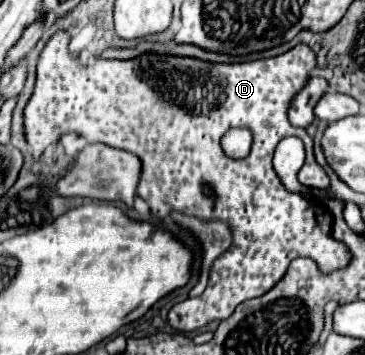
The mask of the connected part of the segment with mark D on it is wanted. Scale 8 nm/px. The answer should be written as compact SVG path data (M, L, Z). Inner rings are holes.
M57 31L47 47L43 49L41 57L39 57L39 63L37 63L37 83L35 83L35 89L33 89L33 95L25 107L25 133L27 133L27 143L29 143L29 151L33 153L33 157L37 159L51 143L59 141L61 135L69 133L69 131L75 131L83 137L87 137L89 143L105 143L105 145L111 145L111 147L117 147L117 149L125 149L129 153L135 153L139 159L143 159L143 173L141 173L141 181L139 181L139 187L137 187L137 193L139 197L143 197L149 207L151 207L151 213L159 219L163 219L165 215L169 215L171 211L181 211L181 213L187 213L187 215L201 215L201 219L229 219L229 223L233 223L233 245L213 263L211 267L211 275L209 275L209 285L207 289L203 291L201 297L197 299L185 299L183 303L177 303L171 311L169 311L169 325L177 331L183 331L183 333L191 333L191 331L199 331L203 329L209 321L213 319L227 319L233 315L235 307L247 299L253 299L253 297L261 297L265 295L269 289L275 287L275 283L285 275L287 267L289 267L289 261L297 259L297 257L309 257L313 261L317 261L317 265L323 269L323 271L333 271L335 267L345 267L345 263L349 263L349 251L345 251L343 243L335 241L333 235L331 235L331 225L333 225L333 219L329 215L327 209L323 207L317 207L317 205L311 205L309 201L305 201L301 195L295 195L295 193L289 193L281 183L279 183L279 177L275 175L275 169L271 165L271 159L273 159L273 151L277 147L277 143L289 135L295 135L299 137L305 145L307 145L307 161L305 165L301 167L299 171L299 181L307 187L313 187L313 189L327 189L329 185L329 177L327 173L317 165L315 157L313 157L313 141L311 137L305 133L305 129L301 127L293 127L287 119L287 107L291 103L291 99L297 95L297 91L301 87L305 87L307 79L309 79L309 71L315 67L315 55L313 51L309 51L309 47L305 45L297 45L295 49L291 49L289 53L285 55L279 55L279 57L273 57L273 59L261 59L261 61L249 61L249 63L233 63L233 65L207 65L203 61L195 61L195 59L185 59L185 57L159 57L159 55L141 55L137 59L131 59L131 61L107 61L107 59L95 59L95 65L93 67L79 67L79 61L73 59L73 55L69 53L69 35L65 31ZM231 127L249 127L253 131L253 147L251 147L251 153L249 157L245 159L229 159L223 149L221 149L221 137L227 129ZM207 183L213 183L215 185L215 197L217 199L203 199L203 185Z

